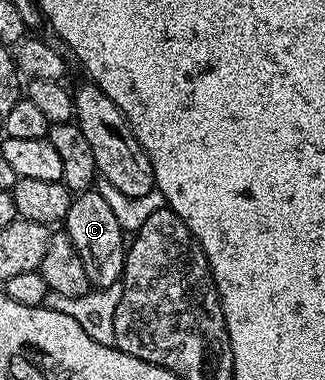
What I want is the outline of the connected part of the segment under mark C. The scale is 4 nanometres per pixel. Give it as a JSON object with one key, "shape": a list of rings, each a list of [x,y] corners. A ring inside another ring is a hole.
{"shape":[[[97,189],[74,194],[71,209],[67,209],[67,217],[63,220],[63,230],[71,237],[71,245],[75,245],[75,253],[79,253],[83,269],[87,269],[90,288],[110,287],[121,282],[121,274],[125,268],[127,235],[121,229],[114,211]]]}

